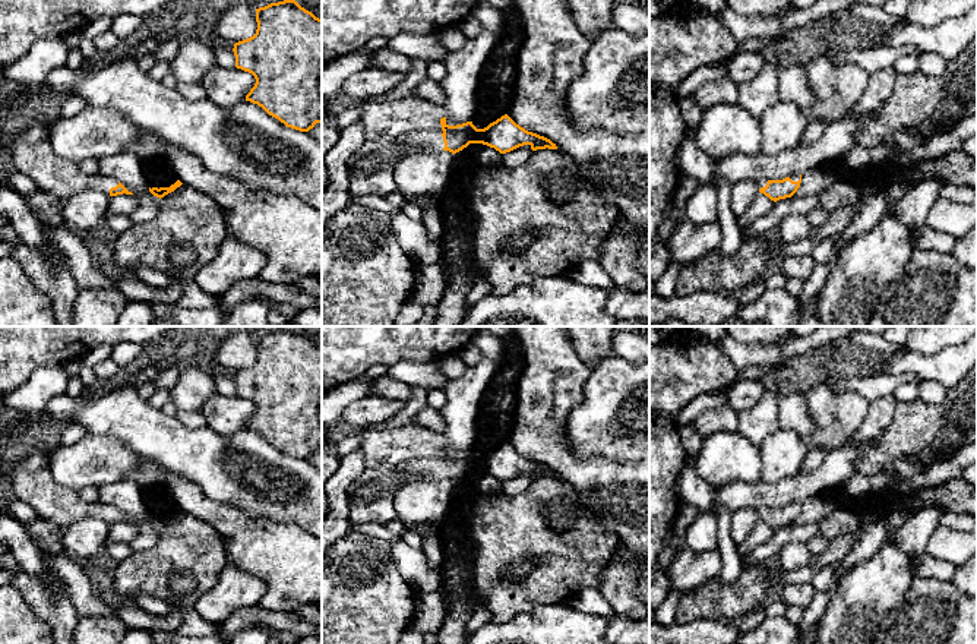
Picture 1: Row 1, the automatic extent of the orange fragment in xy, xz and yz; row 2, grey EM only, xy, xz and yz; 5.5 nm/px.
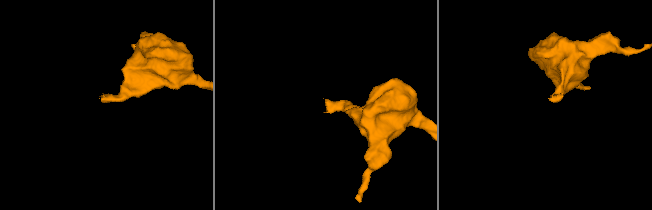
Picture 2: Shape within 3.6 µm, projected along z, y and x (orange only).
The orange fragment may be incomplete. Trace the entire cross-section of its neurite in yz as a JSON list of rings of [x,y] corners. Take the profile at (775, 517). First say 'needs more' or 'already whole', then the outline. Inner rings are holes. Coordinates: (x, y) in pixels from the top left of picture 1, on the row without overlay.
needs more | [[[791,502],[782,508],[761,508],[758,511],[759,520],[777,530],[780,527],[791,525],[801,511],[801,502]]]

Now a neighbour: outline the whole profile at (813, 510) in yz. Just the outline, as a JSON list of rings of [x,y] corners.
[[[882,471],[870,476],[853,473],[838,489],[832,493],[822,493],[807,498],[801,502],[801,511],[793,525],[821,523],[834,511],[844,505],[857,503],[866,495],[883,495],[897,482],[892,471]]]

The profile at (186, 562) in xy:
[[[181,512],[161,525],[158,543],[143,552],[133,552],[116,569],[116,593],[127,603],[140,594],[164,600],[171,607],[195,607],[196,602],[212,590],[228,564],[224,539],[214,527],[195,515]]]

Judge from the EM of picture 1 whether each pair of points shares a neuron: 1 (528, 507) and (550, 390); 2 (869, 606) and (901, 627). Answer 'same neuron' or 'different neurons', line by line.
1: different neurons
2: different neurons

